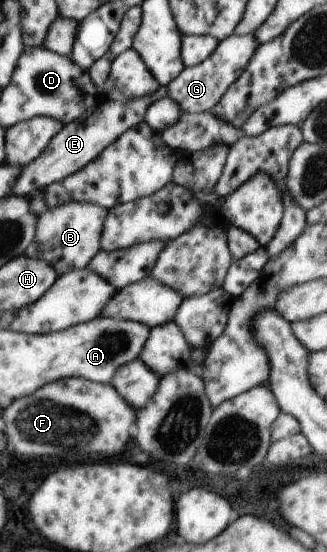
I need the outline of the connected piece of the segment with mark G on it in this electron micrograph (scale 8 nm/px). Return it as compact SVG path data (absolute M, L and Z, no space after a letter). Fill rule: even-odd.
M234 33L227 40L220 41L203 62L181 69L179 76L167 84L166 96L171 98L183 113L209 111L217 104L227 87L241 76L258 45L255 35Z

